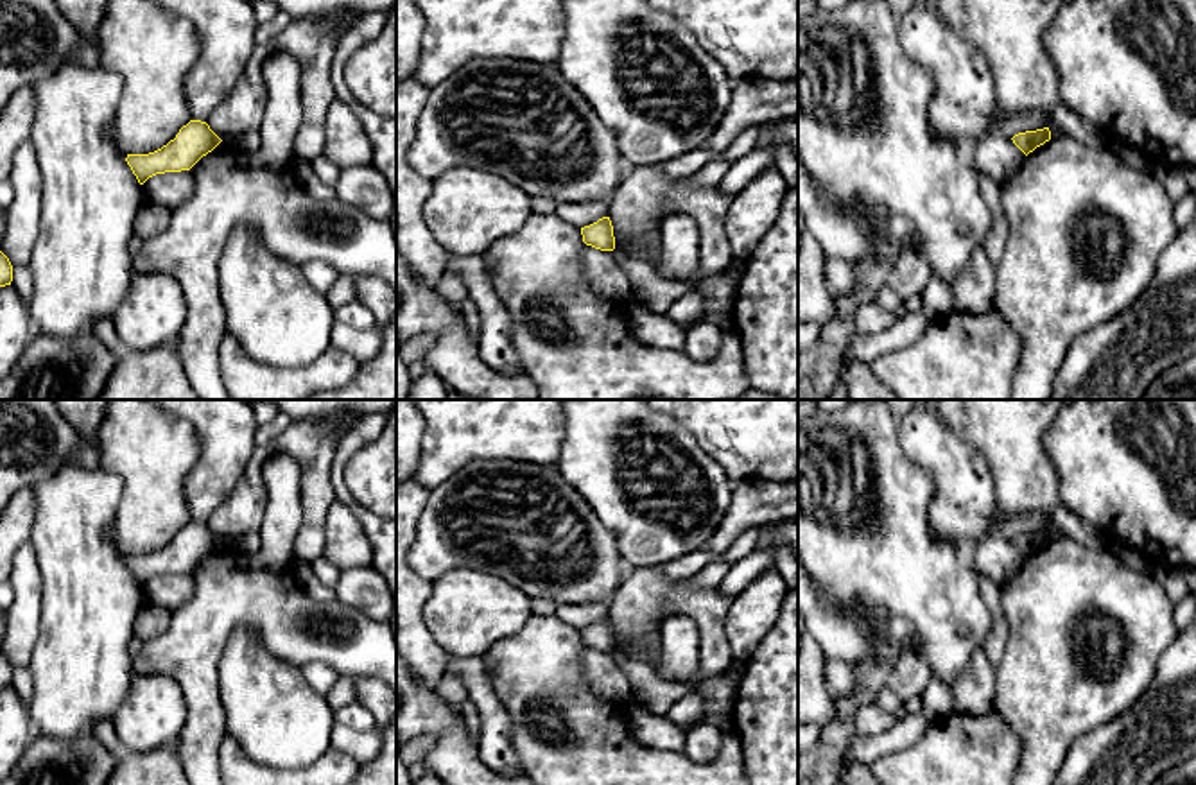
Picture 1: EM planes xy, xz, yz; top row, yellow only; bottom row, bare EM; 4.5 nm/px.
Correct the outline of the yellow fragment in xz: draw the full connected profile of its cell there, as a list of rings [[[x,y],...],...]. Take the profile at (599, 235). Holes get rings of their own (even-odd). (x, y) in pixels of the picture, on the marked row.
[[[602,217],[597,222],[581,228],[583,242],[601,251],[615,249],[613,226],[610,217]]]

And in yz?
[[[1049,127],[1036,129],[1036,131],[1026,131],[1026,133],[1015,134],[1011,140],[1027,156],[1036,147],[1051,140],[1051,131]]]

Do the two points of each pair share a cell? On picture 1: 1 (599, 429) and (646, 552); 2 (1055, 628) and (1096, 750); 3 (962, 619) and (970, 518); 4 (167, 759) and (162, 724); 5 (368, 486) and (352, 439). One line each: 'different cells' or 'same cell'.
1: same cell
2: different cells
3: different cells
4: different cells
5: different cells

